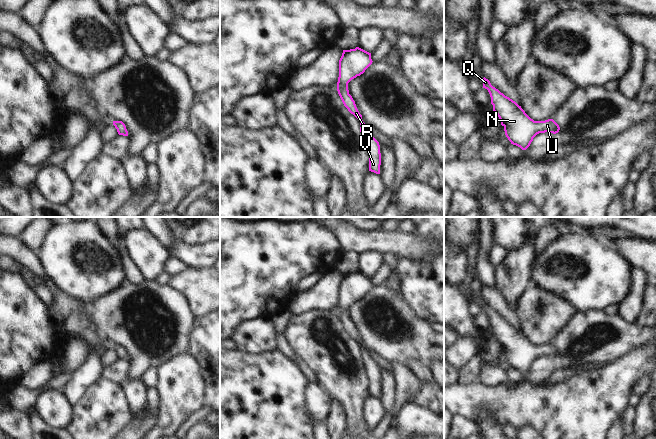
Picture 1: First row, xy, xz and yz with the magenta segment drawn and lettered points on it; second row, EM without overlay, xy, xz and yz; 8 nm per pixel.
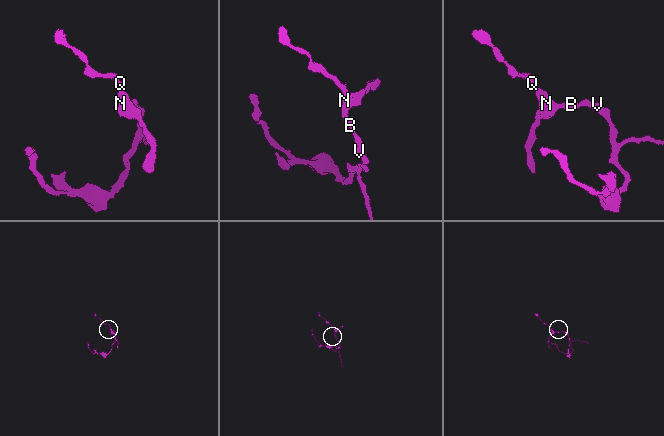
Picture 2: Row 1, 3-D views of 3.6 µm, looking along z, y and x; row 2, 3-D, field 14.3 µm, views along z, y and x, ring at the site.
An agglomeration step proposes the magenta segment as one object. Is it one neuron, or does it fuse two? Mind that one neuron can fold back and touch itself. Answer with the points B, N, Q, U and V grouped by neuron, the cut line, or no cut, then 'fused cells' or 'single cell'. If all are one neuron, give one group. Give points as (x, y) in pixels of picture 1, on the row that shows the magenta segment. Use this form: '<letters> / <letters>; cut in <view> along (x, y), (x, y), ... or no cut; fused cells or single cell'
B N Q U V; no cut; single cell

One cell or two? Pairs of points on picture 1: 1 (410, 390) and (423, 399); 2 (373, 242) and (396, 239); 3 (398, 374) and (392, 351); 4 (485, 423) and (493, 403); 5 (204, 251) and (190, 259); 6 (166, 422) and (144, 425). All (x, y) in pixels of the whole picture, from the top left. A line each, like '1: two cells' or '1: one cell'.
1: two cells
2: one cell
3: two cells
4: two cells
5: one cell
6: two cells

